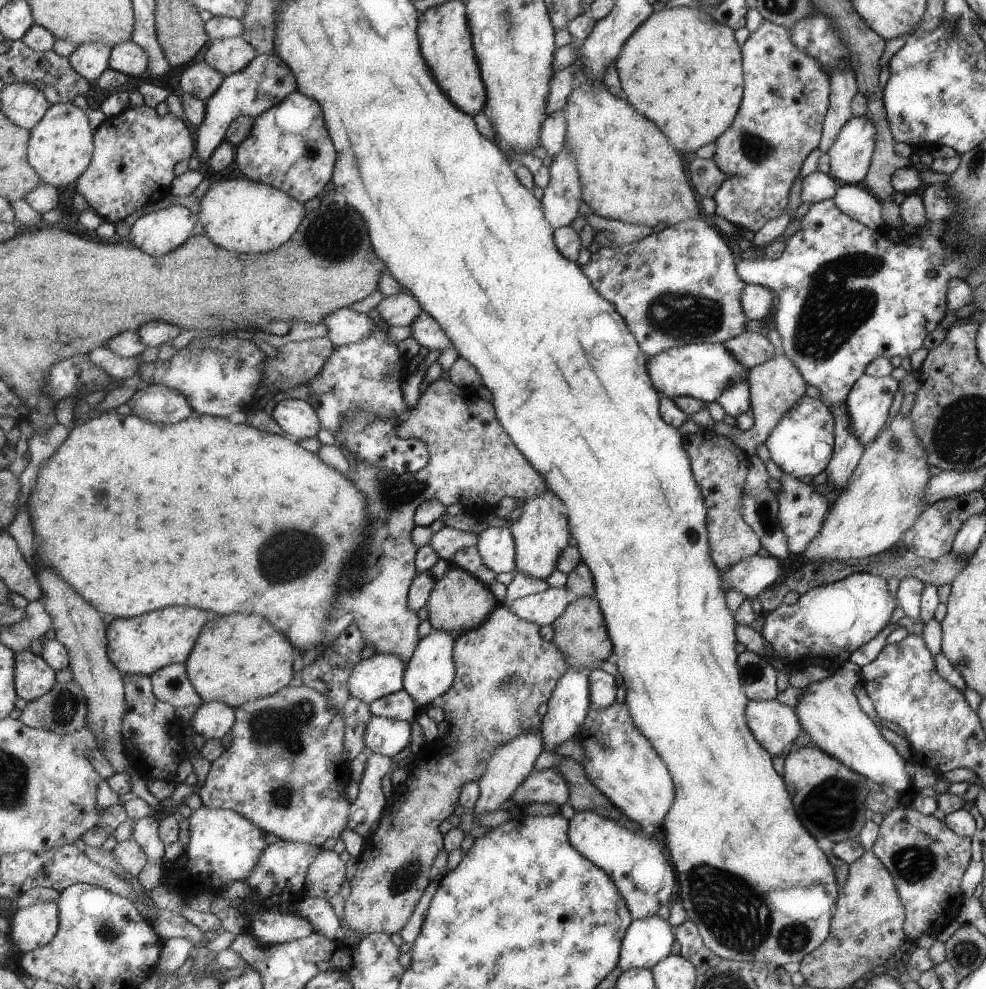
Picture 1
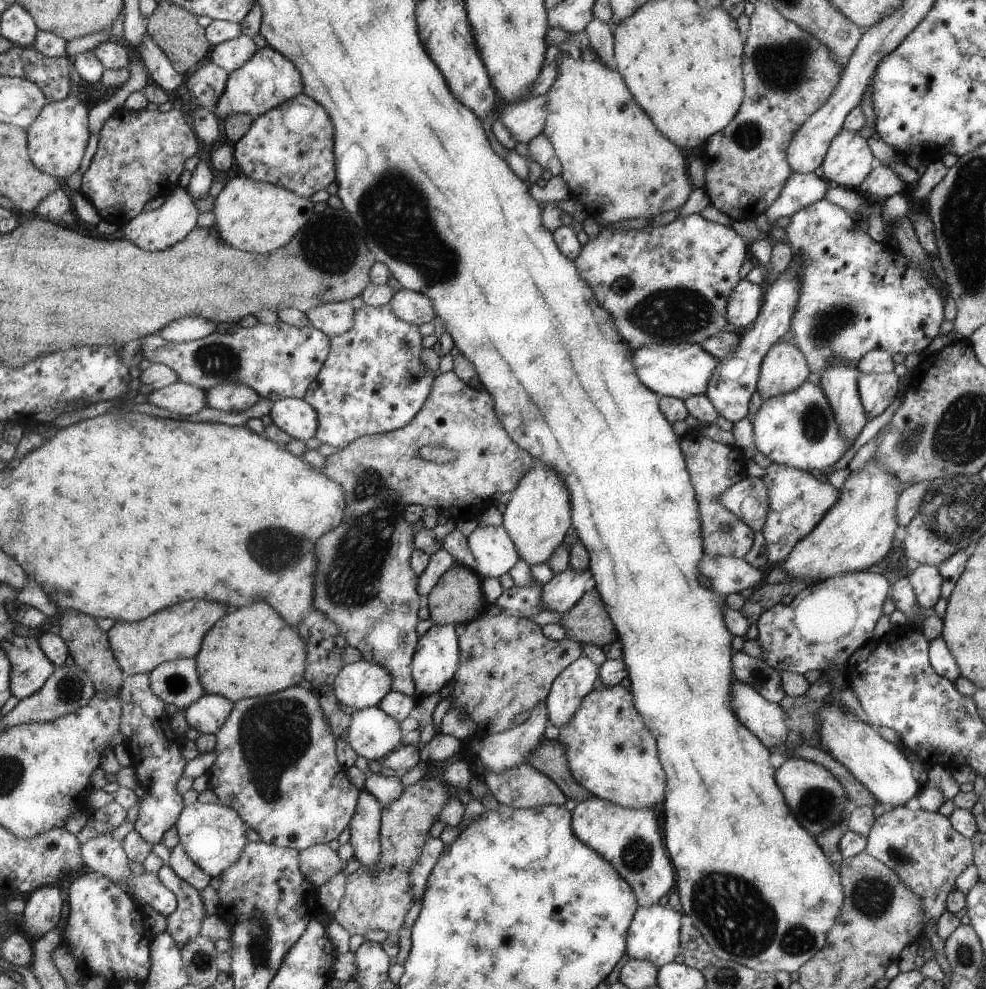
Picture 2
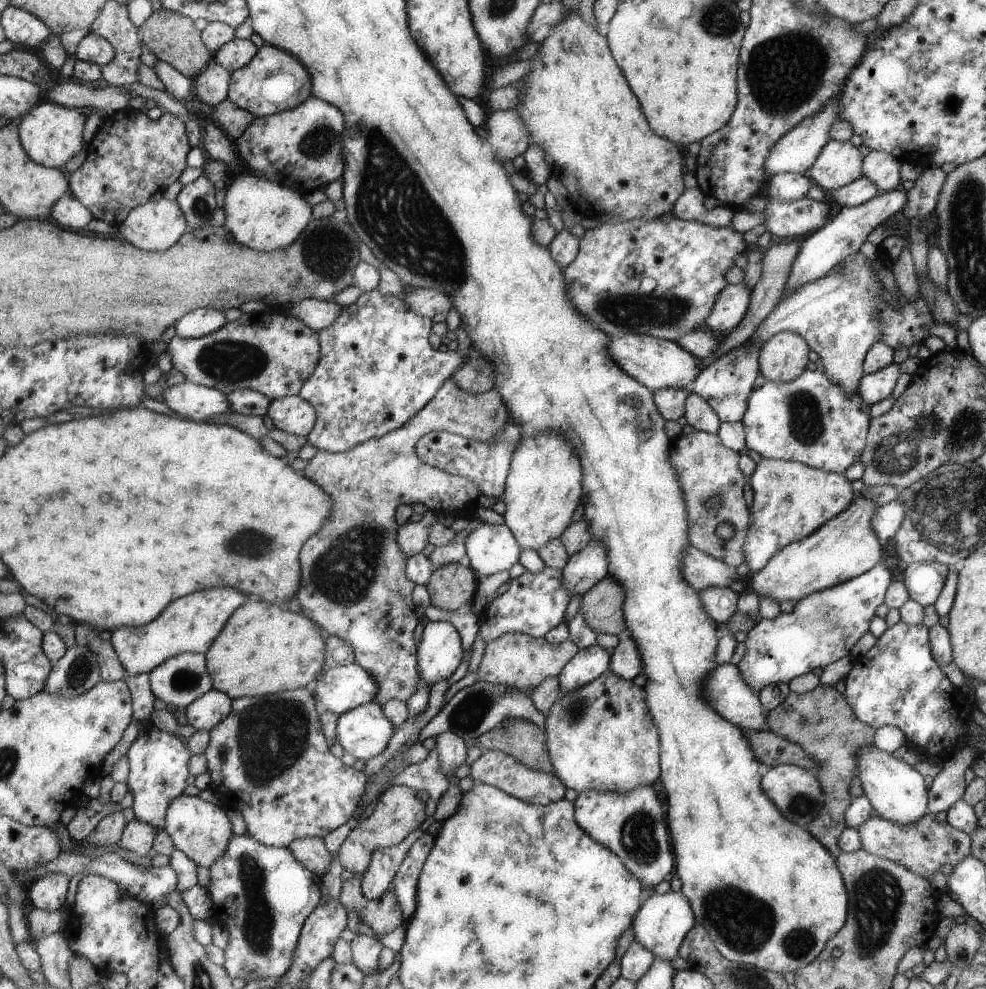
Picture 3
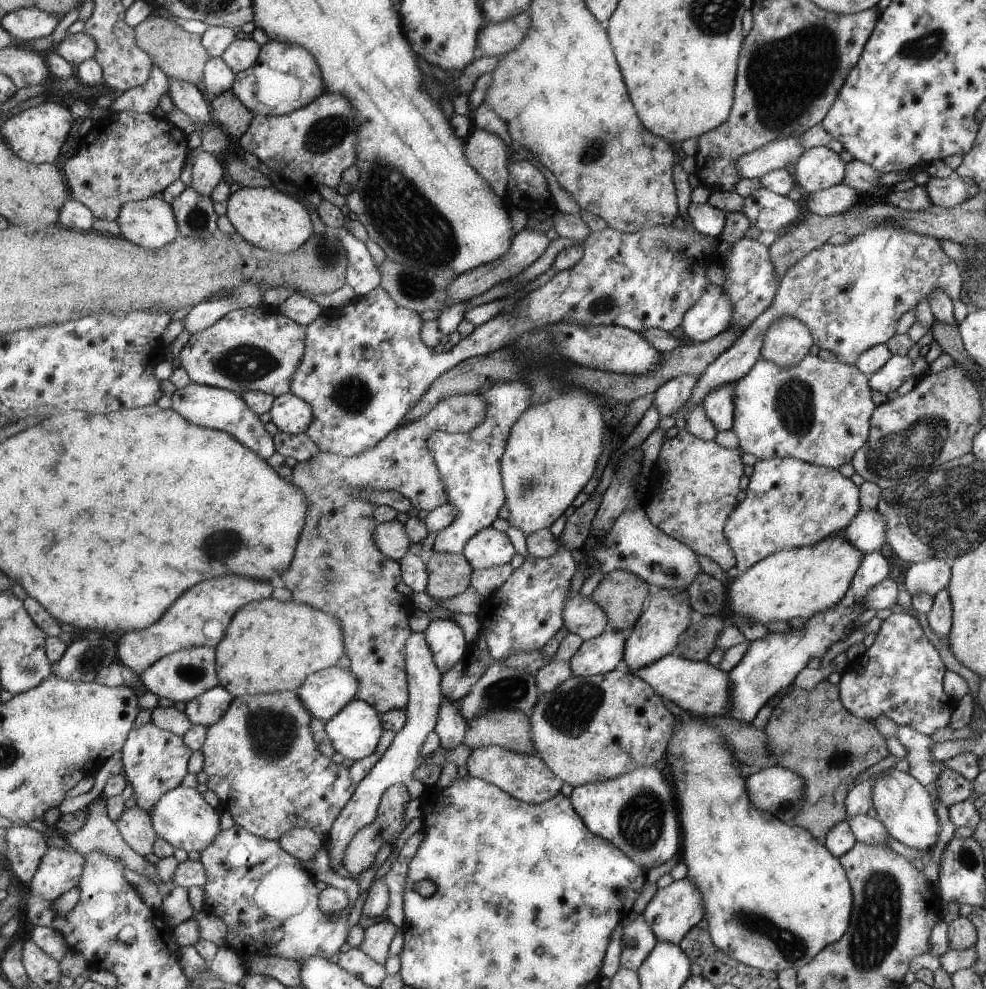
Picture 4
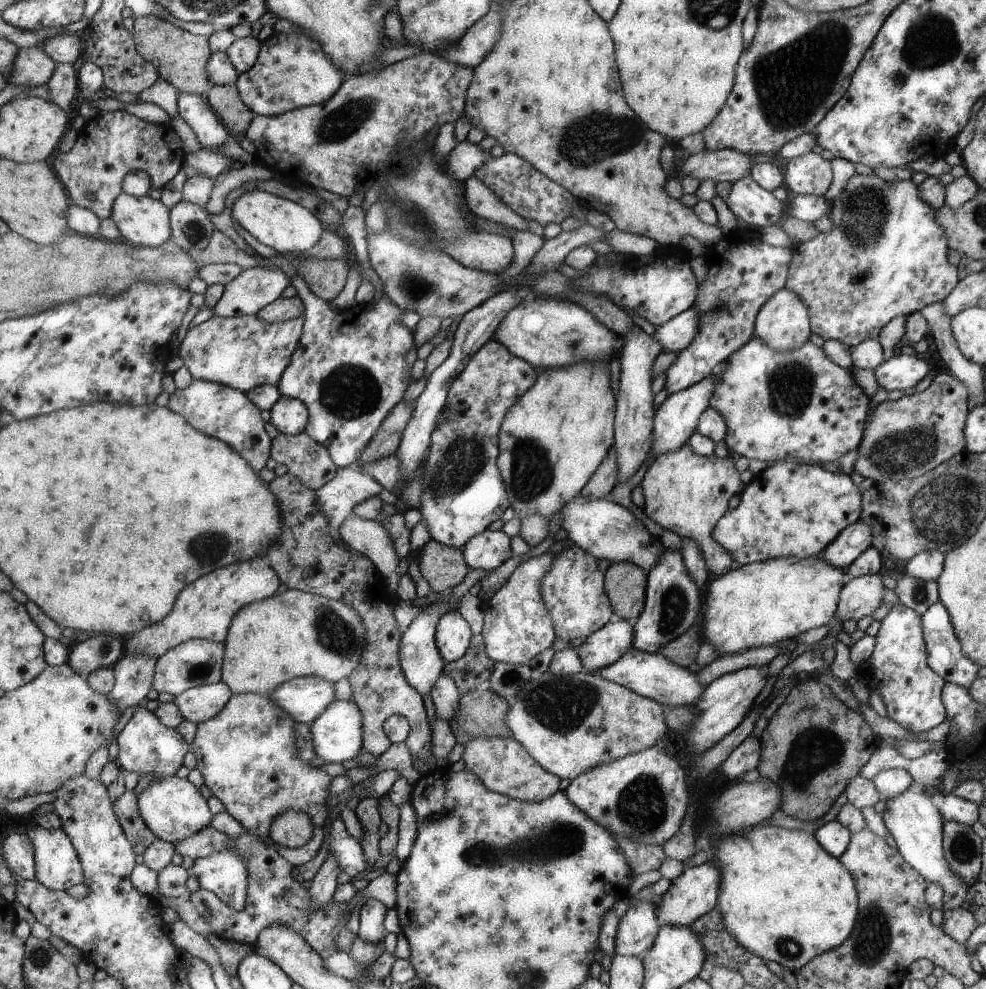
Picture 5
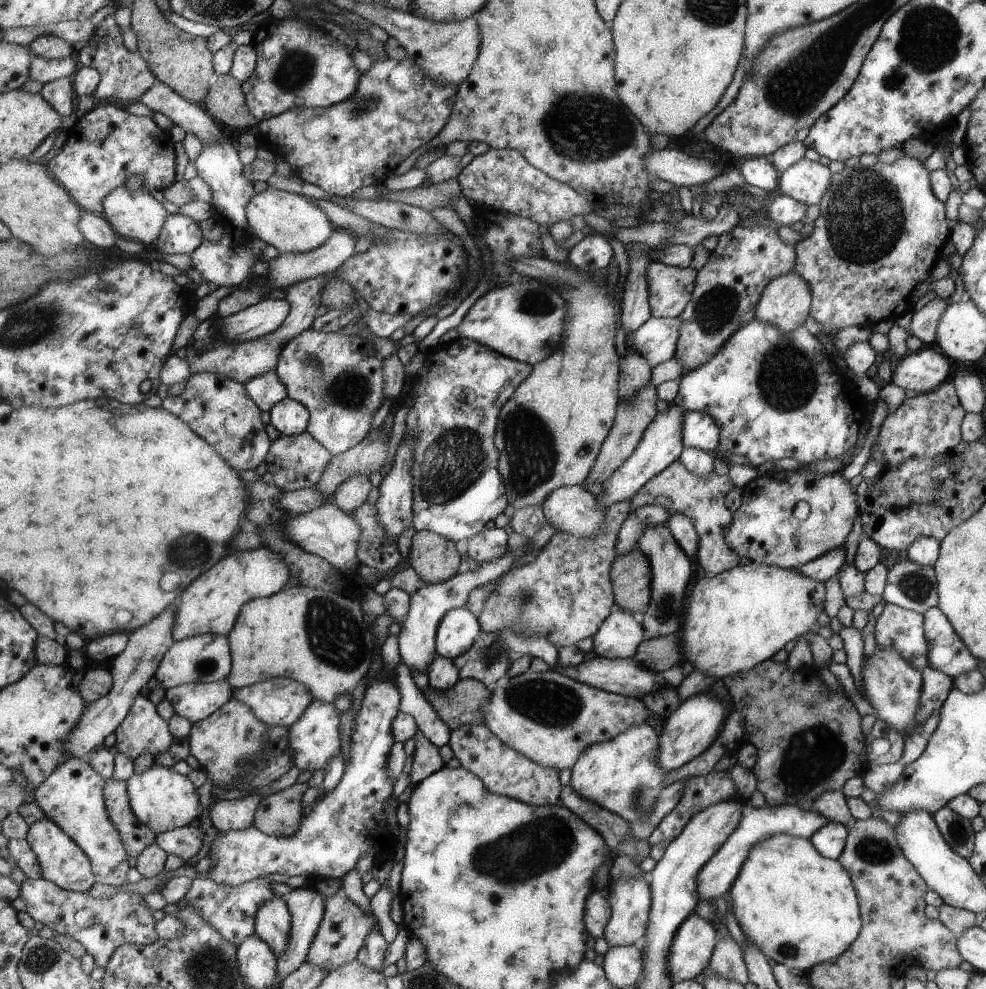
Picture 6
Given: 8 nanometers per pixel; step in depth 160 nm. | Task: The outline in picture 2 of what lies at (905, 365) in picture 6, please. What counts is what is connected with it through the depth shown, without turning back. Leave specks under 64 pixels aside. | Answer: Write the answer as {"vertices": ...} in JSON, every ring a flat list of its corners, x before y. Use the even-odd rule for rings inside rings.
{"vertices":[[861,373,857,378,857,386,861,404,867,413,867,420,881,414,897,397,899,382,894,373]]}

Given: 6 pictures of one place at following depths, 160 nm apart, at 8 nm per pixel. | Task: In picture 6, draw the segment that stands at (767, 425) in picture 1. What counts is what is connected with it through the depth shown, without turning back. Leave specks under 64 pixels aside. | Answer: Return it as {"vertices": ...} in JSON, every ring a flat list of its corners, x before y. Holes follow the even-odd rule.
{"vertices":[[793,271,772,278,757,301,754,318,788,333,800,327,809,316,810,288]]}

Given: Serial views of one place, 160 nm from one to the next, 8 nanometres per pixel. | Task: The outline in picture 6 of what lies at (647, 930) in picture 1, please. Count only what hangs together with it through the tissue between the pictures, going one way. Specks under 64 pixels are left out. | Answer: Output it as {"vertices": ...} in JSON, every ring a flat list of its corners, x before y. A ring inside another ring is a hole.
{"vertices":[[745,803,737,828,727,837,727,840,720,846,716,854,700,868,696,876,696,891,699,896,698,902,699,899,712,901,728,893,729,887,731,887,736,880,736,876,739,874,740,868,749,850,751,850,753,846,756,846,761,839,768,838,768,836,776,835,777,833,807,838,810,837,813,832,819,830,820,827,823,827,827,822,829,822,829,820,819,813,815,813,812,810,802,811,795,805,779,805,772,808,763,806,755,808]]}

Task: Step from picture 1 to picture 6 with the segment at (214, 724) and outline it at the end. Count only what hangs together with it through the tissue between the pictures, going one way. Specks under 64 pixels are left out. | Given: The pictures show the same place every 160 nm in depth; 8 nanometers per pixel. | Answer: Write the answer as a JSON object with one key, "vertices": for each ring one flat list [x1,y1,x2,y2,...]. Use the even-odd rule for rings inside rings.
{"vertices":[[225,679,212,683,185,683,166,688,165,697,181,716,196,723,217,712,234,698,234,687]]}

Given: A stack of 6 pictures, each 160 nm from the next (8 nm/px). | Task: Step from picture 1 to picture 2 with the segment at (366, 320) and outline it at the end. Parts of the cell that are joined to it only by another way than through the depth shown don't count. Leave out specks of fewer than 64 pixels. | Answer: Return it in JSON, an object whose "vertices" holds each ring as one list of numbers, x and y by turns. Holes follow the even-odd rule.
{"vertices":[[343,301,316,306,306,315,311,326,333,338,348,333,354,327,356,312,349,301]]}

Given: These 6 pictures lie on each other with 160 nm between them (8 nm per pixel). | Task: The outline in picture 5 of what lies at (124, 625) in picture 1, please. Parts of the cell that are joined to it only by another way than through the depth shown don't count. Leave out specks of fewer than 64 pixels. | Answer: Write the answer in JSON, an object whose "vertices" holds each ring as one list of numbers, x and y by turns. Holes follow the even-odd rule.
{"vertices":[[265,556,219,568,184,588,173,610,164,619,149,624,142,632,132,635,127,642,127,652,129,655,140,653,159,658,191,639,209,639,225,643,236,614,252,602,275,595,281,583,280,576]]}

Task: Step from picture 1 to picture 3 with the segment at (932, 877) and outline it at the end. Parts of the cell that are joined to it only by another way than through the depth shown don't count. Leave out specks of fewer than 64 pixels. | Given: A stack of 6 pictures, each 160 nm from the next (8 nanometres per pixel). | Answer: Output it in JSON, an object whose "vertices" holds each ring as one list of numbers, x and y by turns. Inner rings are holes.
{"vertices":[[926,812,919,823,905,826,883,817,869,817,856,829,862,844,861,849,865,852,893,861,927,880,935,872,940,872,943,864,954,867,970,854,970,835,953,828,946,821,937,821,935,815,929,812]]}

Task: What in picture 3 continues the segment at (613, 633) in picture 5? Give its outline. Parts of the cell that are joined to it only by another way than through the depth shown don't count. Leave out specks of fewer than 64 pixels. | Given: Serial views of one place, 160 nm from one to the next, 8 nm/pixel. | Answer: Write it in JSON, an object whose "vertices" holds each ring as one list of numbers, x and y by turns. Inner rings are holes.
{"vertices":[[599,645,580,649,577,656,565,666,558,676,560,689,563,693,572,693,597,680,599,675,605,674,610,658,611,654]]}

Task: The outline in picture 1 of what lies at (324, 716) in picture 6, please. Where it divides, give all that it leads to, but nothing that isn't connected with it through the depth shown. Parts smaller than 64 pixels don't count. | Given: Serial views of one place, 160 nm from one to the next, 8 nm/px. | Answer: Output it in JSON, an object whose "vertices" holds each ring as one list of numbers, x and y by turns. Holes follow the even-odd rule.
{"vertices":[[374,716,366,732,366,748,372,753,392,757,413,743,411,723]]}

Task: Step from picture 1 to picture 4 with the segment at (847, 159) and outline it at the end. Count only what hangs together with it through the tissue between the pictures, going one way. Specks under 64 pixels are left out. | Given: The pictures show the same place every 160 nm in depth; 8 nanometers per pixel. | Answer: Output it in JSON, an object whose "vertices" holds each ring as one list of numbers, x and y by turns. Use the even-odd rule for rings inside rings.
{"vertices":[[826,145,805,149,794,162,794,182,799,183,805,194,832,187,842,182,845,163]]}

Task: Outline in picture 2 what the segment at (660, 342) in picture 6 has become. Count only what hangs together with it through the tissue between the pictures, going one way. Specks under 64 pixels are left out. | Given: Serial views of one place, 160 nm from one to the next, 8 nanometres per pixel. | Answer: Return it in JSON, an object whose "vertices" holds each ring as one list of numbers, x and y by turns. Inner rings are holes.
{"vertices":[[741,279,728,296,728,304,725,316,729,324,733,324,739,330,745,329,758,315,763,300,763,292,758,284]]}

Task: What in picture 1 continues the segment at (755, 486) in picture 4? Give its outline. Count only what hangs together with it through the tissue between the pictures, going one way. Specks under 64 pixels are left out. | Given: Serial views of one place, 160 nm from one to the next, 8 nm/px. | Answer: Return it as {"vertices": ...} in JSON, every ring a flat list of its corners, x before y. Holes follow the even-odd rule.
{"vertices":[[782,472,779,479,781,490,776,496,778,502,777,520,781,530,786,536,786,545,791,554,802,554,808,544,816,538,816,534,823,526,827,512,830,508,830,502,821,494,813,492,812,486,808,482,799,482,795,477]]}

